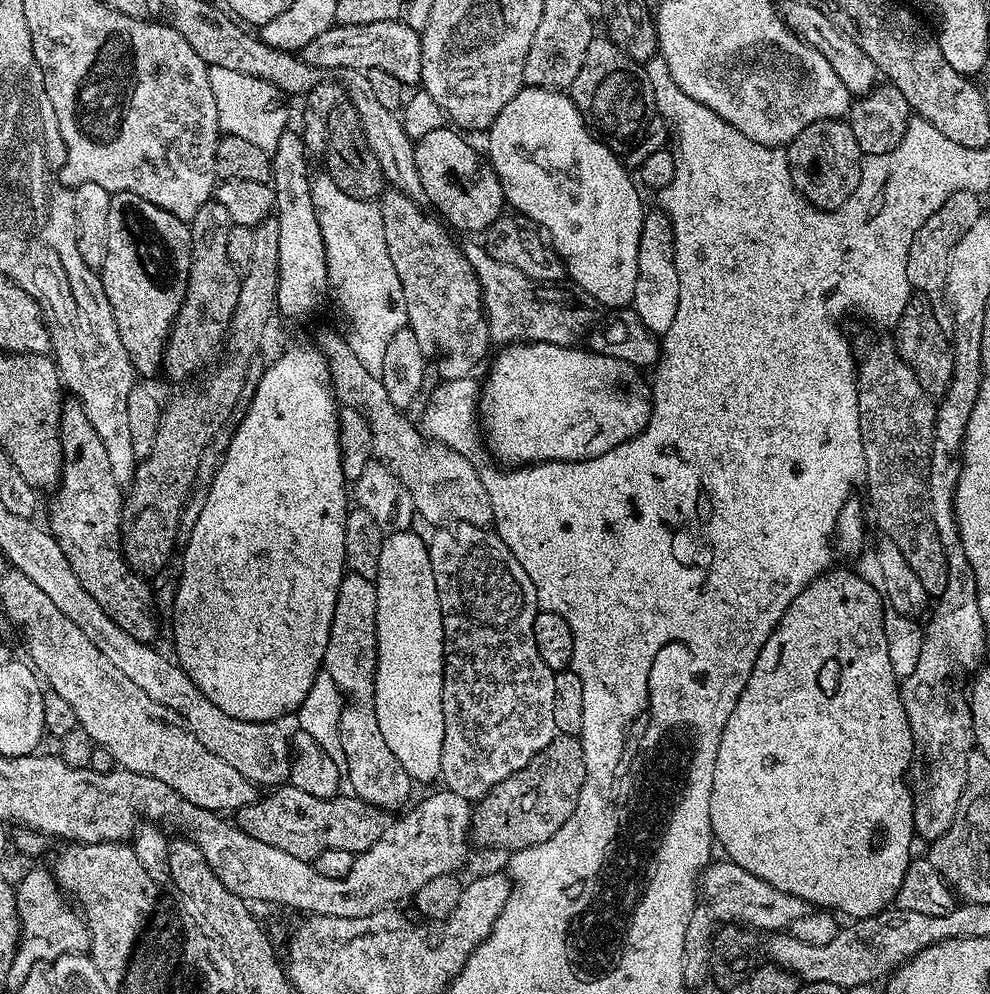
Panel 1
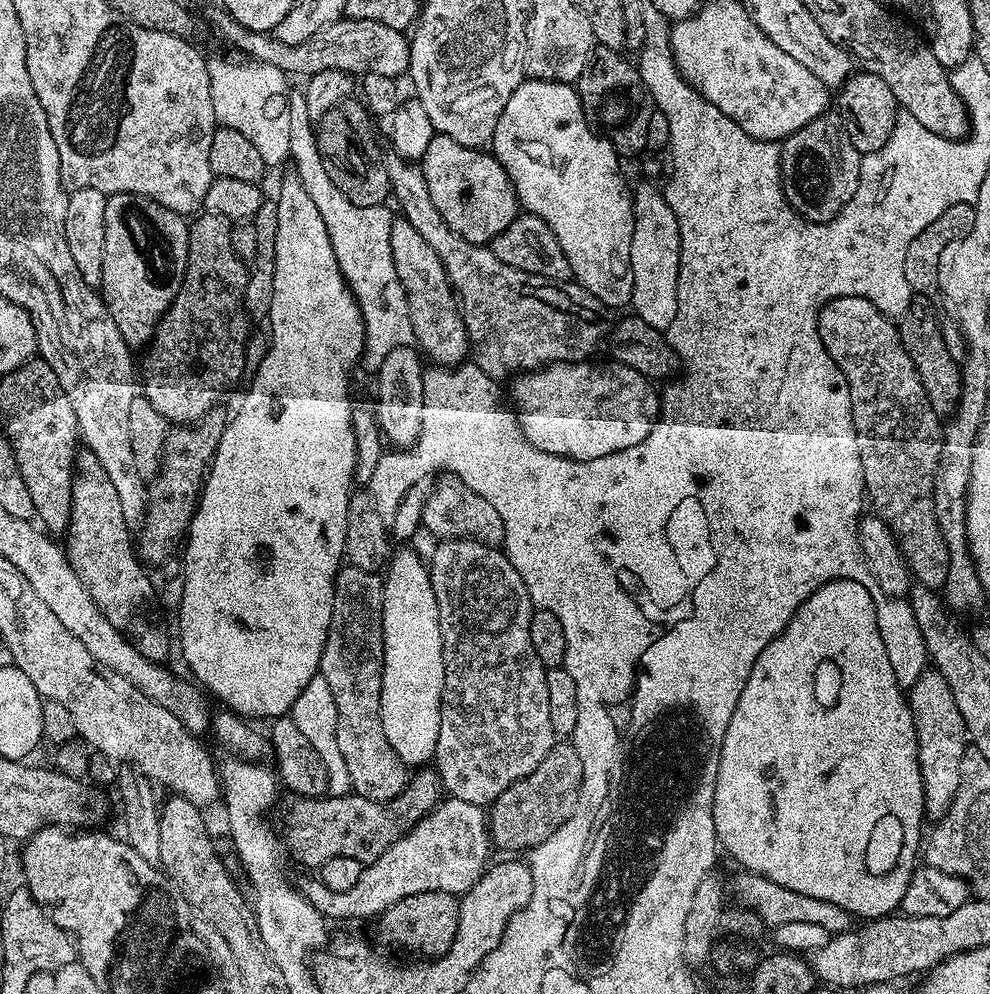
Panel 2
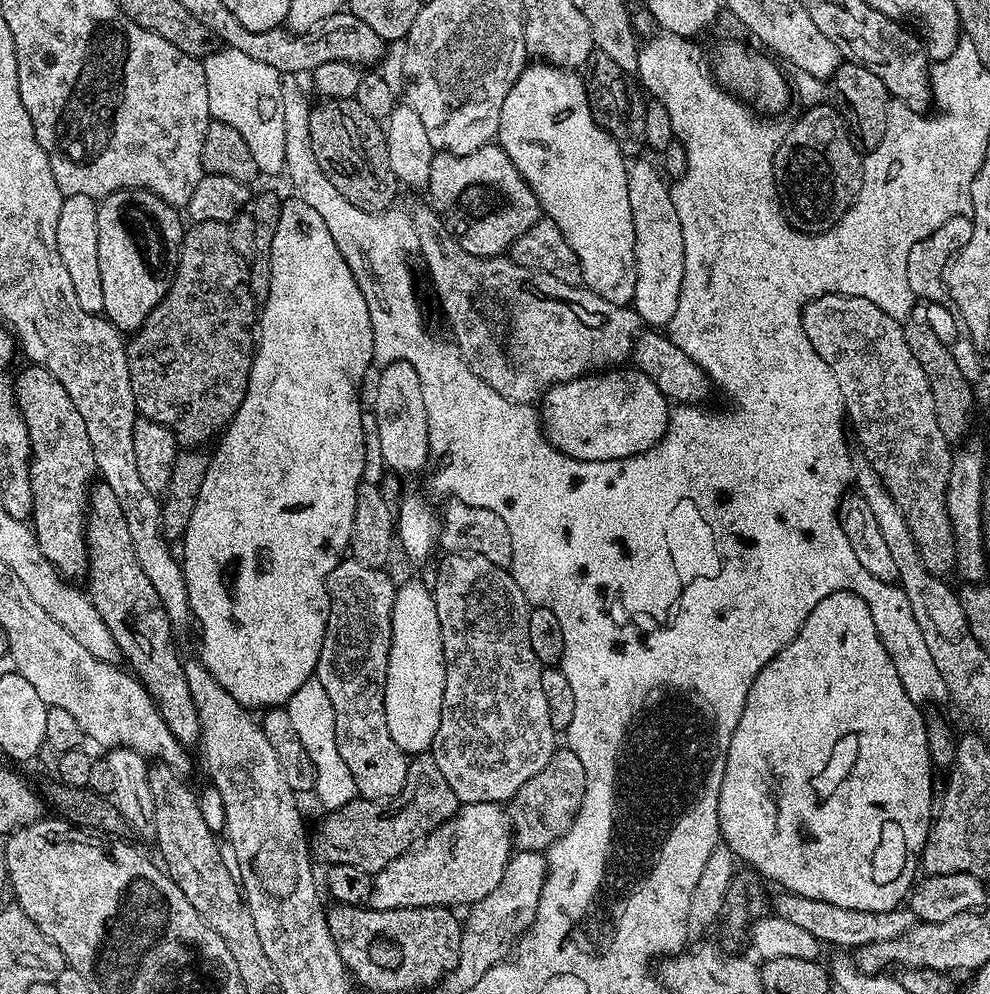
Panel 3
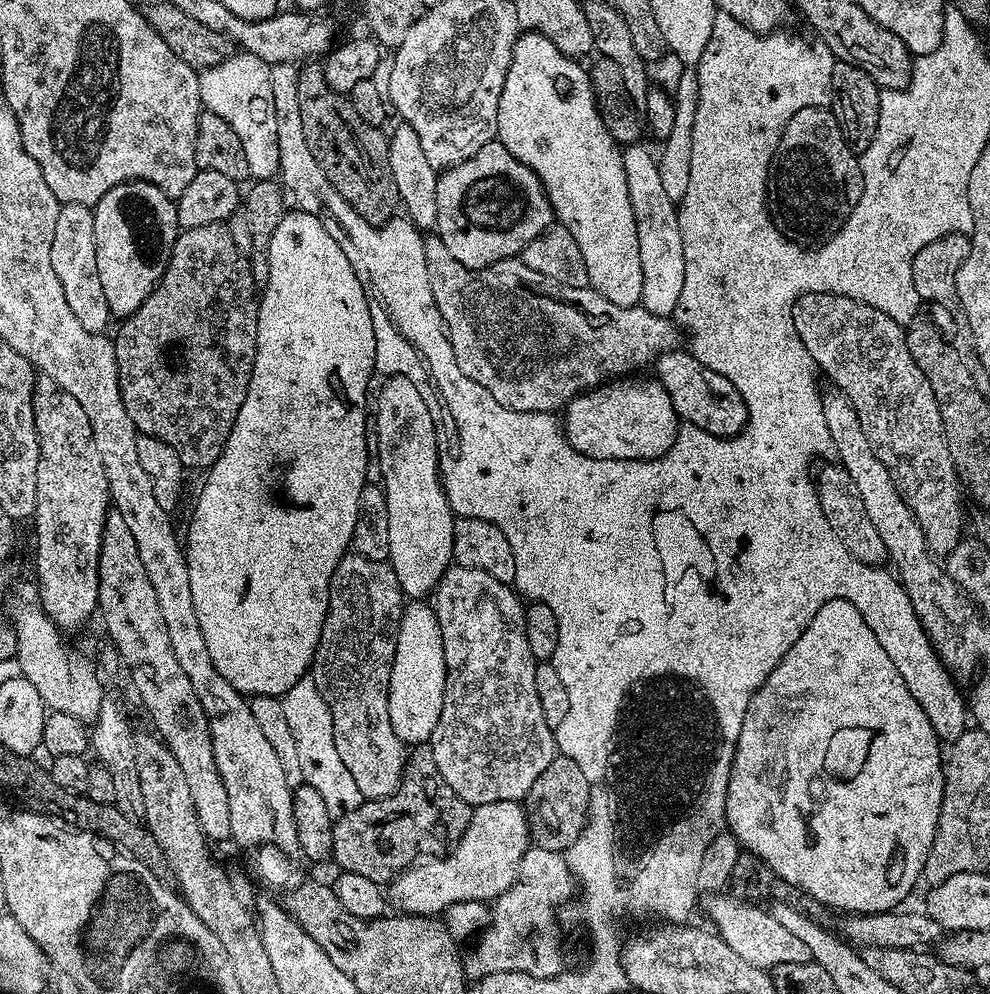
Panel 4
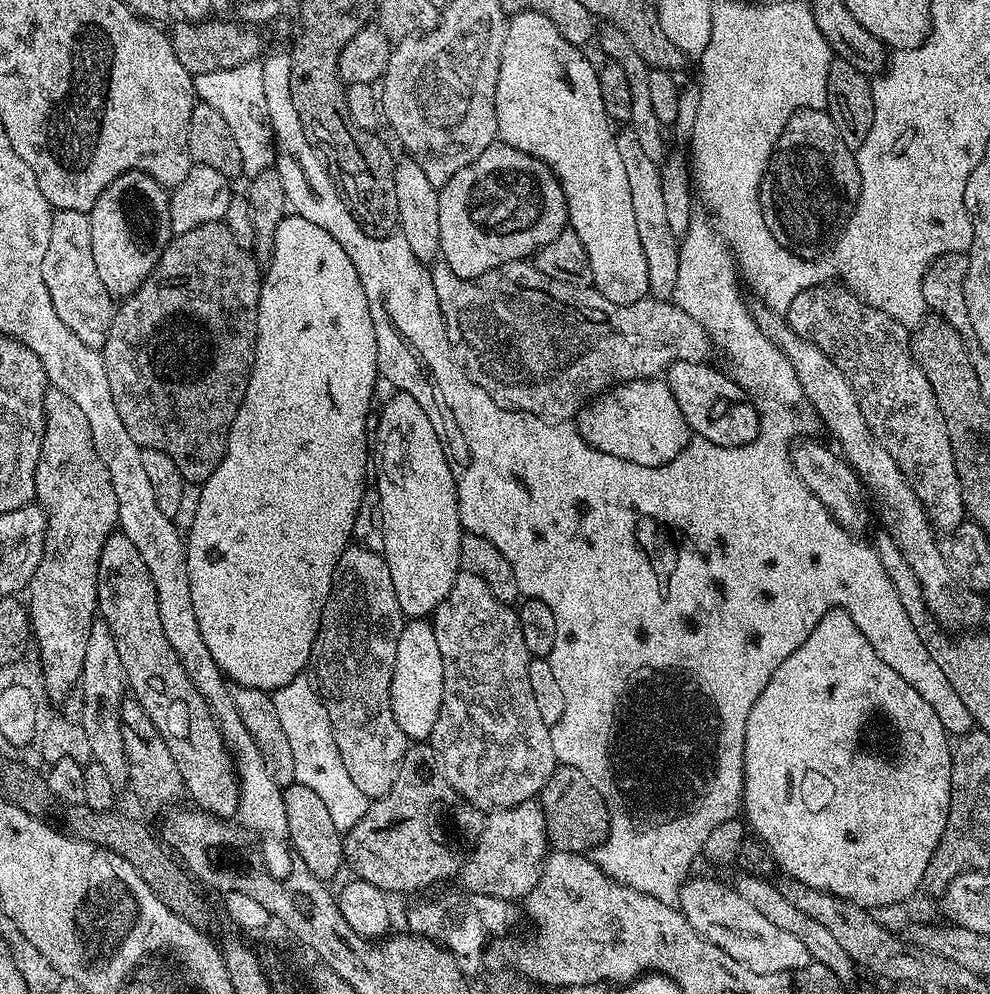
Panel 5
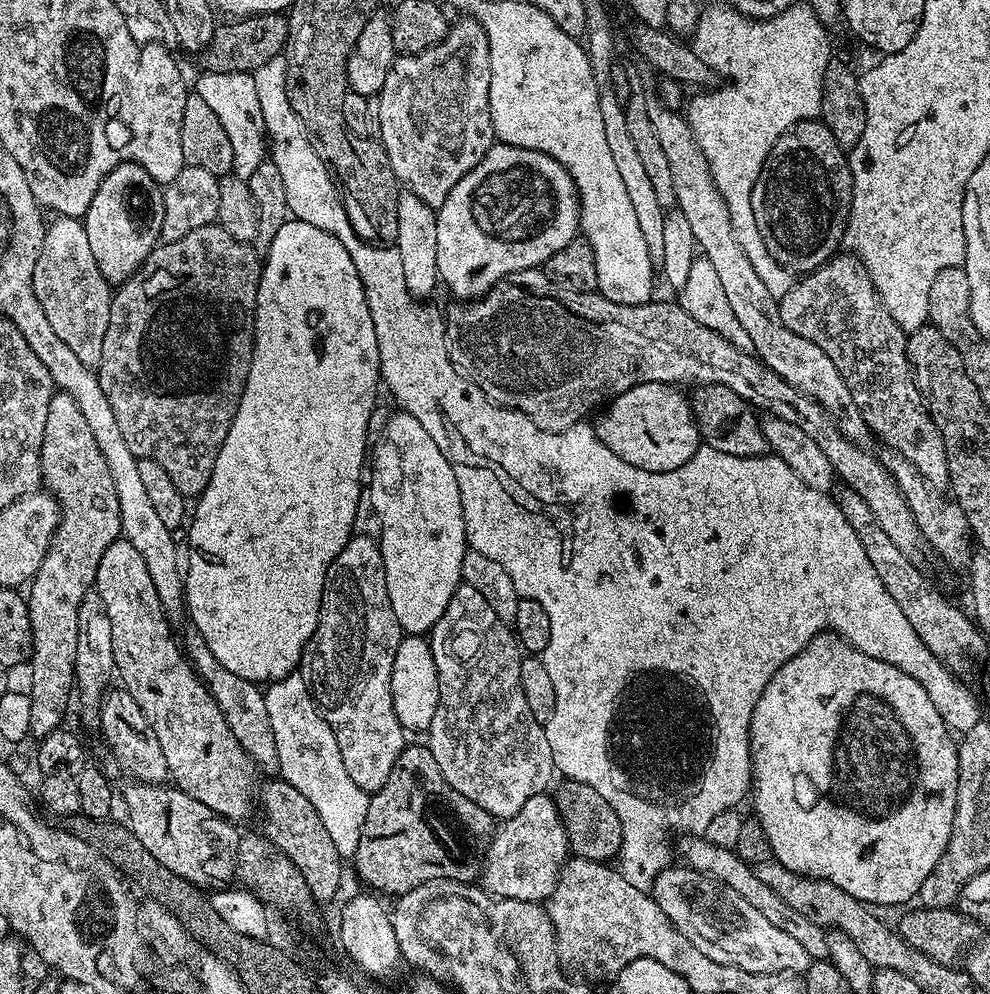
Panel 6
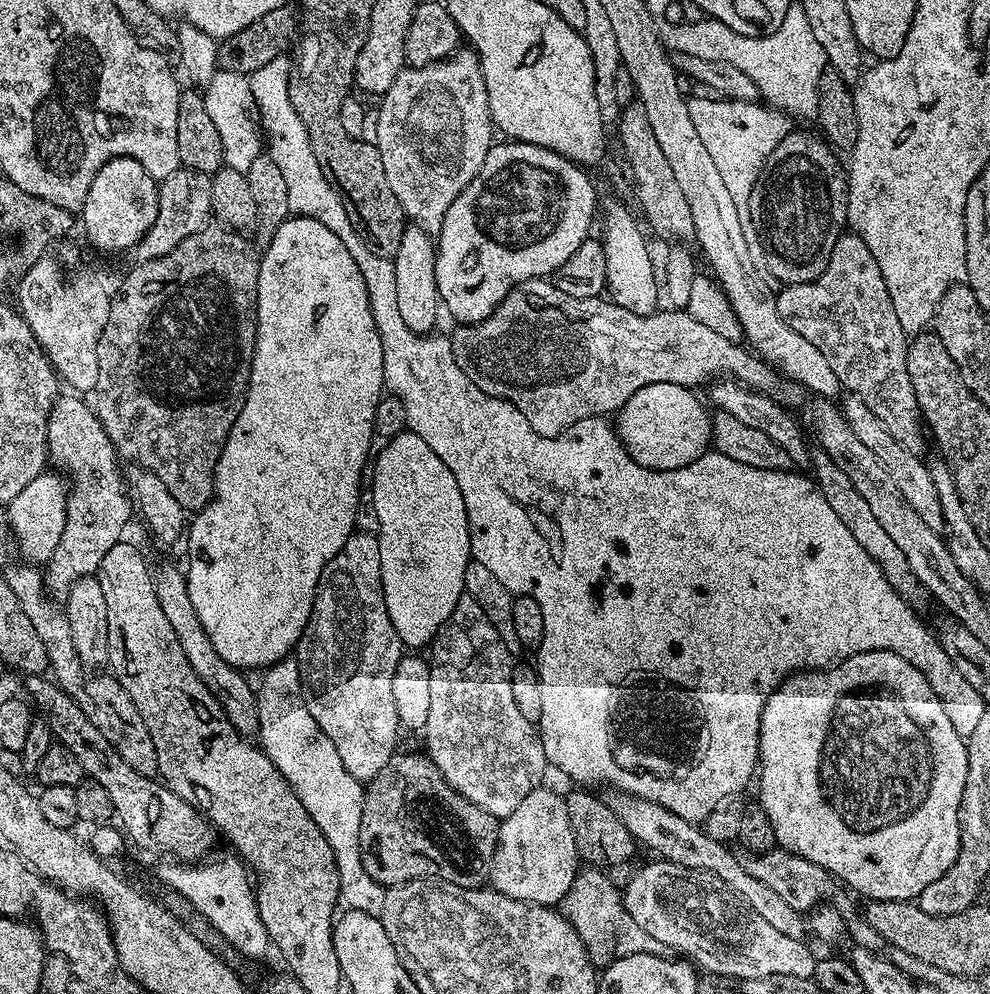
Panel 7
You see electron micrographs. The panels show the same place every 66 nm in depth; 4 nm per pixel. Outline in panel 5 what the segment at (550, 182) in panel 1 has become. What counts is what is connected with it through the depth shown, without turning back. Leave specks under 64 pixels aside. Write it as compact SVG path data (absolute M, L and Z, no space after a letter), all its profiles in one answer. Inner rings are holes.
M527 10L517 13L516 17L508 20L508 29L502 42L496 91L496 130L499 139L514 146L514 150L522 150L522 154L538 158L558 178L566 198L571 231L582 238L586 258L590 258L592 287L615 304L633 304L645 299L649 295L646 255L638 238L637 223L634 222L629 179L618 155L617 133L612 130L613 121L609 120L602 102L597 65L592 65L580 53L583 51L577 45L566 42L550 18Z

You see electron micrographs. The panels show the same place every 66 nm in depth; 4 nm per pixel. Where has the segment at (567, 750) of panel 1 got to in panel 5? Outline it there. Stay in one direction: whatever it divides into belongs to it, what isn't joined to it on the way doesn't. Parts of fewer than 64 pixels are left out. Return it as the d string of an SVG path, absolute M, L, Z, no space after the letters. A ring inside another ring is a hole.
M560 764L553 770L539 794L538 803L546 822L549 845L557 852L588 854L608 837L608 803L602 798L602 794L598 794L594 786L590 786L586 774L582 774L582 770L574 766Z

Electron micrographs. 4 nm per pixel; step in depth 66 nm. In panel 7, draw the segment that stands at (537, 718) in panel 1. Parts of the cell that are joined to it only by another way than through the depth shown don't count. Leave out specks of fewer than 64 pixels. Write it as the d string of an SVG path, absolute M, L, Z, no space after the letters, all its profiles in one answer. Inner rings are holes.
M464 594L457 605L454 606L453 613L440 628L435 639L432 640L430 650L432 650L432 656L430 655L430 714L426 717L426 726L422 729L424 744L428 747L426 749L428 759L444 776L446 783L455 792L462 794L470 802L474 802L474 806L482 806L482 810L486 810L498 818L514 814L514 810L518 810L518 805L524 801L526 794L530 794L534 789L545 783L544 771L549 771L550 765L546 758L546 750L542 750L537 725L531 724L522 715L522 710L518 710L518 702L514 702L514 690L512 689L513 657L510 655L507 646L502 642L502 638L498 638L498 630L494 630L490 618L486 618L486 614L482 614L482 606L478 606L478 602L474 602L474 598L467 594Z

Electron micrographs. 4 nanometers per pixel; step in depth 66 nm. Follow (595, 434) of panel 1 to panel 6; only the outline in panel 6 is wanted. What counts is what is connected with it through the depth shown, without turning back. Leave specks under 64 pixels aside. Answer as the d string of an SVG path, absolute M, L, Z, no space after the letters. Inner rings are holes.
M662 382L635 384L630 390L608 401L603 411L595 417L597 420L594 420L594 427L597 438L606 446L610 446L610 450L614 450L614 454L618 454L622 462L630 462L630 466L638 466L638 470L669 472L678 470L678 466L686 466L686 462L690 462L690 458L694 458L696 451L702 447L702 441L689 397L683 396L680 391L679 387Z

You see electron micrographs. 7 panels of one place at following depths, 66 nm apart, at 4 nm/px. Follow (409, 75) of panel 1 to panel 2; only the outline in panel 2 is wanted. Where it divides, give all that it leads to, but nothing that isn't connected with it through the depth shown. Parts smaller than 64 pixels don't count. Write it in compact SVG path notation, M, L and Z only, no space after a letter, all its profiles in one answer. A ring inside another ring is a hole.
M213 6L208 12L208 20L240 51L245 52L248 60L257 60L270 66L278 66L289 77L307 78L319 74L321 70L342 70L353 78L370 74L386 74L393 78L403 77L410 62L410 40L404 32L390 30L390 26L382 26L382 22L369 20L350 20L341 18L330 26L318 30L314 38L306 38L306 42L287 44L278 42L275 35L267 32L251 32L243 28L224 8Z

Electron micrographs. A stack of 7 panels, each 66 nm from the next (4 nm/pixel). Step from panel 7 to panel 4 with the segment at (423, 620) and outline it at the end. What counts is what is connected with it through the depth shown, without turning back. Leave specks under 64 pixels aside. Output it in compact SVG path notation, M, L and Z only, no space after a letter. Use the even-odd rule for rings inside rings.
M393 375L387 377L381 392L374 396L374 415L377 420L374 452L382 468L382 487L386 498L387 518L389 519L391 565L398 578L401 591L409 599L420 600L440 583L444 572L452 564L453 526L455 513L448 504L444 487L439 481L439 460L437 458L437 432L430 410L418 394L418 386L410 378Z

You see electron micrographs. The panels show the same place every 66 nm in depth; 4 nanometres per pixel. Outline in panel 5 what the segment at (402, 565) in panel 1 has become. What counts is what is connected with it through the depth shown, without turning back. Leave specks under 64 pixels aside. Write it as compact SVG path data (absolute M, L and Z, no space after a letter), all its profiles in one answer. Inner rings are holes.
M409 619L402 630L402 638L398 638L390 702L394 722L402 726L409 741L424 742L431 737L442 706L442 654L438 651L438 638L434 638L434 630L427 619Z

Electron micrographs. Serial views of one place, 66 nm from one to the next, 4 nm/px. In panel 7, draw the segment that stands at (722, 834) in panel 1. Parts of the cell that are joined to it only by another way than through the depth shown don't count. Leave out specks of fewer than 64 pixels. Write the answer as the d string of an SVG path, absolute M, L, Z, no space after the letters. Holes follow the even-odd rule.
M859 652L853 656L847 656L844 660L823 670L804 670L799 674L793 674L768 695L768 701L764 704L762 722L760 723L760 763L758 765L760 797L758 797L758 803L761 808L766 810L766 818L770 818L770 826L774 830L777 845L785 848L787 852L793 852L795 856L801 856L818 866L822 866L831 876L836 877L841 885L847 886L849 884L854 891L861 892L864 898L868 900L915 901L922 894L922 890L926 890L926 886L930 886L930 882L938 882L938 878L942 878L942 874L946 874L946 870L950 870L950 866L954 866L954 862L958 858L958 850L960 849L960 803L962 802L962 790L966 786L967 765L968 746L965 737L960 736L958 730L954 730L950 718L946 715L946 706L938 698L938 694L934 694L934 690L930 690L930 682L926 682L922 670L918 670L910 662L906 662L906 658L898 658L898 654L893 652Z

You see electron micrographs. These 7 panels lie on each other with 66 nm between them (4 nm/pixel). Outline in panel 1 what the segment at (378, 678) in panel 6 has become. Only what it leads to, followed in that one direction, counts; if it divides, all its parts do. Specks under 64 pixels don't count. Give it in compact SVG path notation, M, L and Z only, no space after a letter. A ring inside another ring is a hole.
M348 572L338 586L338 602L334 602L334 622L330 626L330 638L326 642L323 671L334 678L334 686L344 699L340 719L342 751L346 754L346 784L351 795L373 804L376 808L403 809L409 803L408 795L414 789L414 781L394 758L382 730L378 730L376 713L376 619L378 618L378 594L371 580Z

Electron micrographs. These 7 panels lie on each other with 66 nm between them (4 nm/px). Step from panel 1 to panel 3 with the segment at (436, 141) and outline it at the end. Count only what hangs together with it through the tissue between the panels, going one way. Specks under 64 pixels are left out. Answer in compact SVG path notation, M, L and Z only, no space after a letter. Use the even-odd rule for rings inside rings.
M496 142L461 156L437 151L430 163L426 192L432 195L432 207L444 219L458 246L475 256L507 253L512 243L542 218L534 190Z

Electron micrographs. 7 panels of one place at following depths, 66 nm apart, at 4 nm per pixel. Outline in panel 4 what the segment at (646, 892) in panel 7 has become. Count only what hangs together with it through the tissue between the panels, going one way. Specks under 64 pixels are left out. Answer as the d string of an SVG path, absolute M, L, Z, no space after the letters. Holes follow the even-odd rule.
M712 894L707 897L708 916L712 919L711 927L717 936L722 937L726 946L734 950L734 954L746 958L750 966L758 966L771 970L786 962L806 962L812 959L810 949L795 934L790 934L772 917L771 911L755 908L743 899L731 894Z

